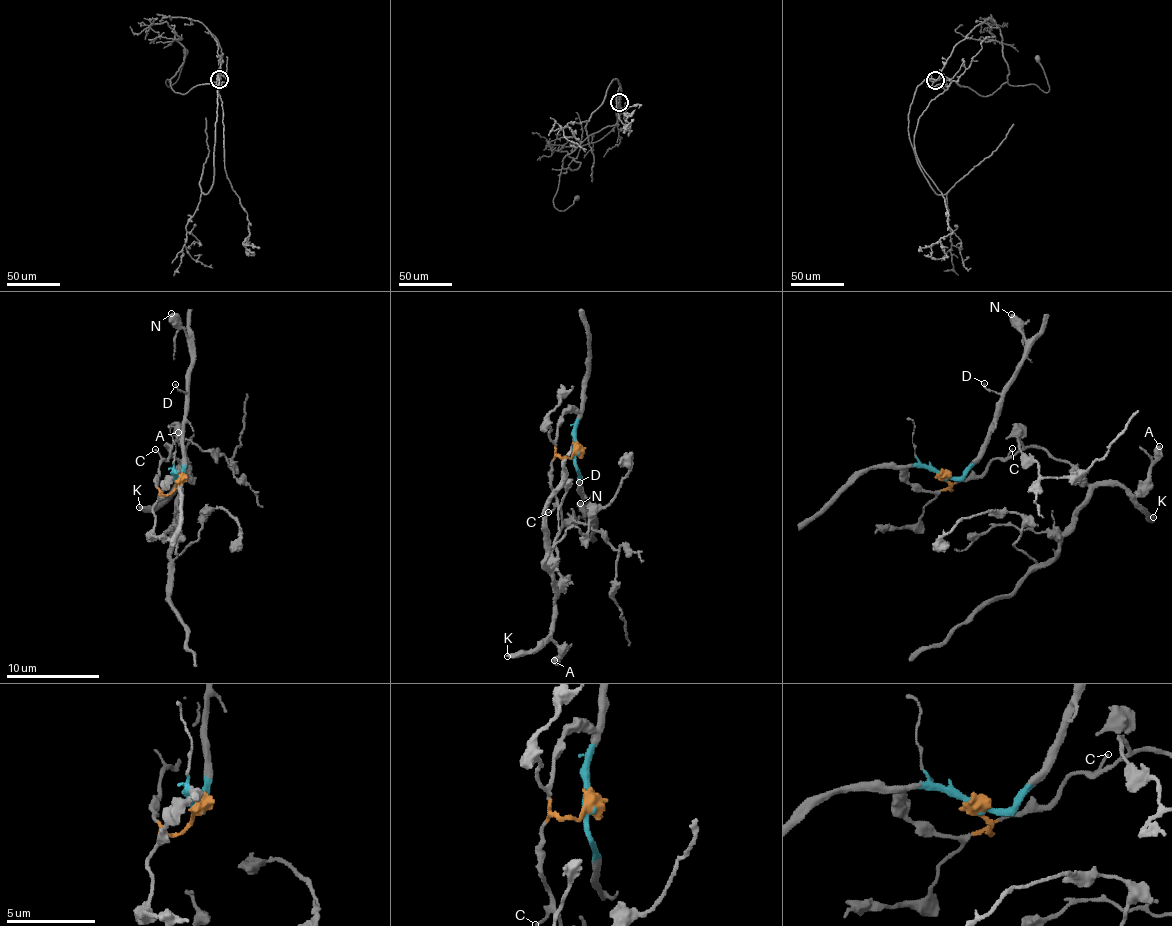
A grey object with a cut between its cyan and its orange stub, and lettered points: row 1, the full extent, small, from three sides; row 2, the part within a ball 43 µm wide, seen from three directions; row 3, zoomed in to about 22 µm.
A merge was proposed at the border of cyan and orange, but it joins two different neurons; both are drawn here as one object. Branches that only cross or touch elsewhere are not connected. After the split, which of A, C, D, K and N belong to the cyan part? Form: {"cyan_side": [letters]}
{"cyan_side": ["D", "N"]}

